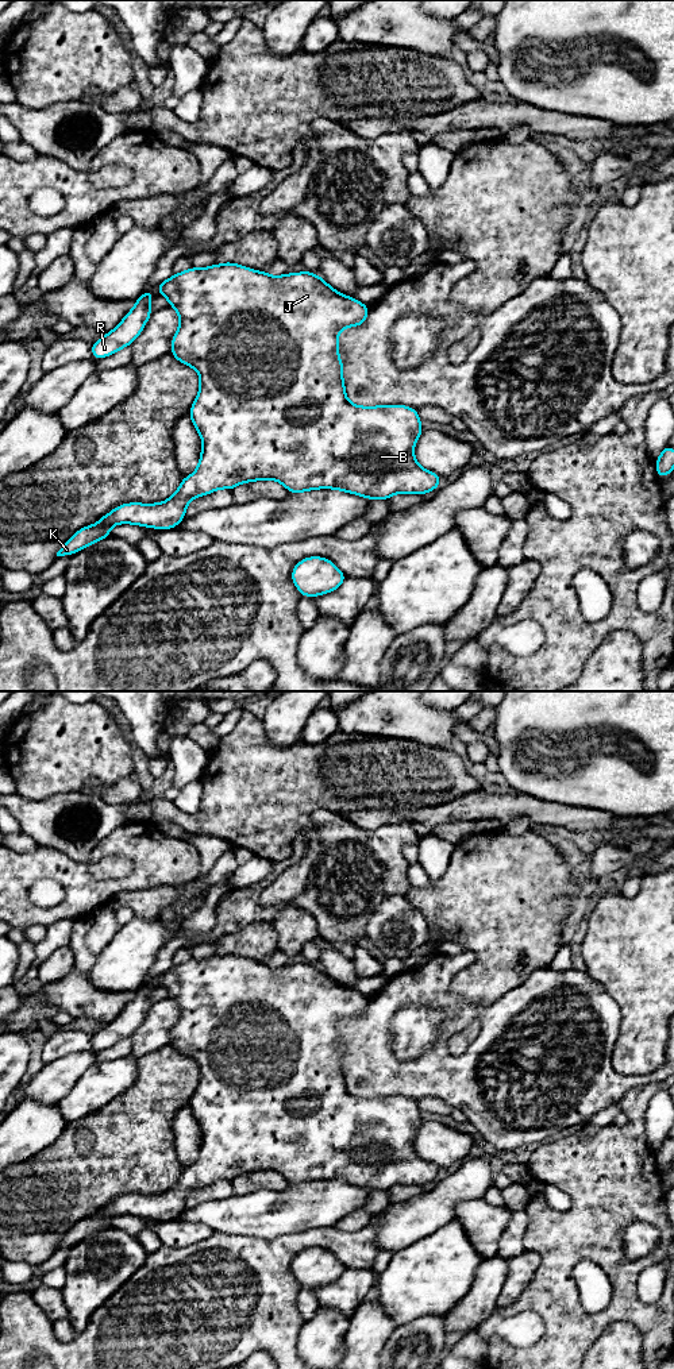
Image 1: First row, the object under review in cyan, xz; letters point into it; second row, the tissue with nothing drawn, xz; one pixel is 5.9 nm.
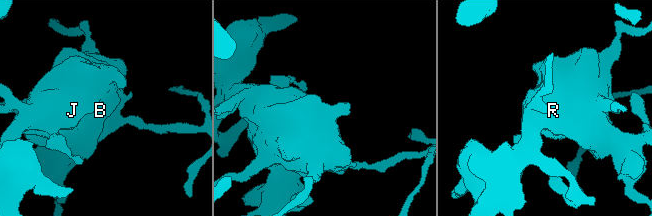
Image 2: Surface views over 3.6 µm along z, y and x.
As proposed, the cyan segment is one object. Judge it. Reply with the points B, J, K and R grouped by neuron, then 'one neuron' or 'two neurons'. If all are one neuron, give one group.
B J K R | one neuron

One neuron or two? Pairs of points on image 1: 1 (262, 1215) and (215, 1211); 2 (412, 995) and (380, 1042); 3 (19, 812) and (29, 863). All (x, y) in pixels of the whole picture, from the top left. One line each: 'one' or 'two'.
1: one
2: one
3: two

